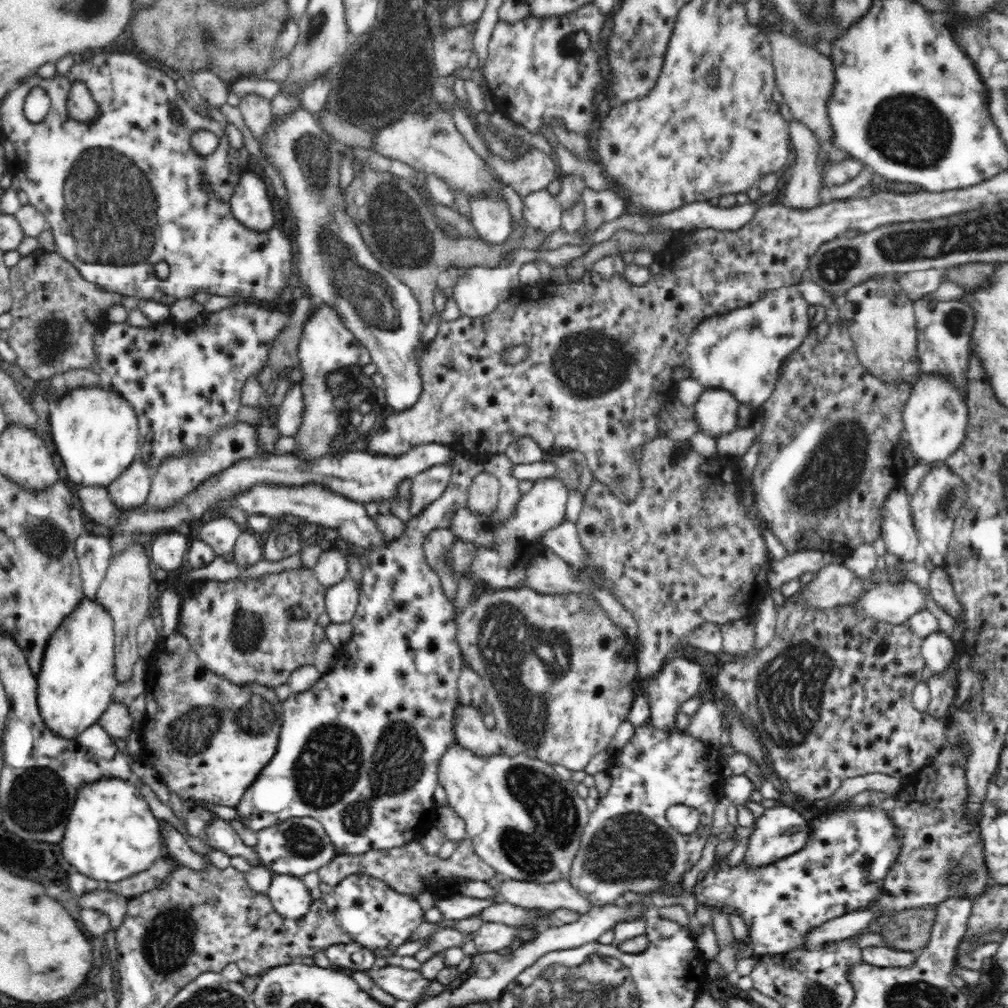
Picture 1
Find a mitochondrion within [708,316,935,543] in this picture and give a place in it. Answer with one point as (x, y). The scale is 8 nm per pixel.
(835, 469)

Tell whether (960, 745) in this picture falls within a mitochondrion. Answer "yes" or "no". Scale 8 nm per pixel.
no

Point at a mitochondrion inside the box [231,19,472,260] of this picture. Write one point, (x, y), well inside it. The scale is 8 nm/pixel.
(394, 90)

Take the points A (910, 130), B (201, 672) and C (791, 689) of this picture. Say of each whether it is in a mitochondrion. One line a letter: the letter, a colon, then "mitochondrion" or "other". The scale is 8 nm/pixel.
A: mitochondrion
B: other
C: mitochondrion

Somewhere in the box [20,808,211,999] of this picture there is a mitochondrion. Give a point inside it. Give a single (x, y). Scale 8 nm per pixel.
(168, 940)

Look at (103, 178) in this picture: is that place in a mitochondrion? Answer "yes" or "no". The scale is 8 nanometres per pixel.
yes

